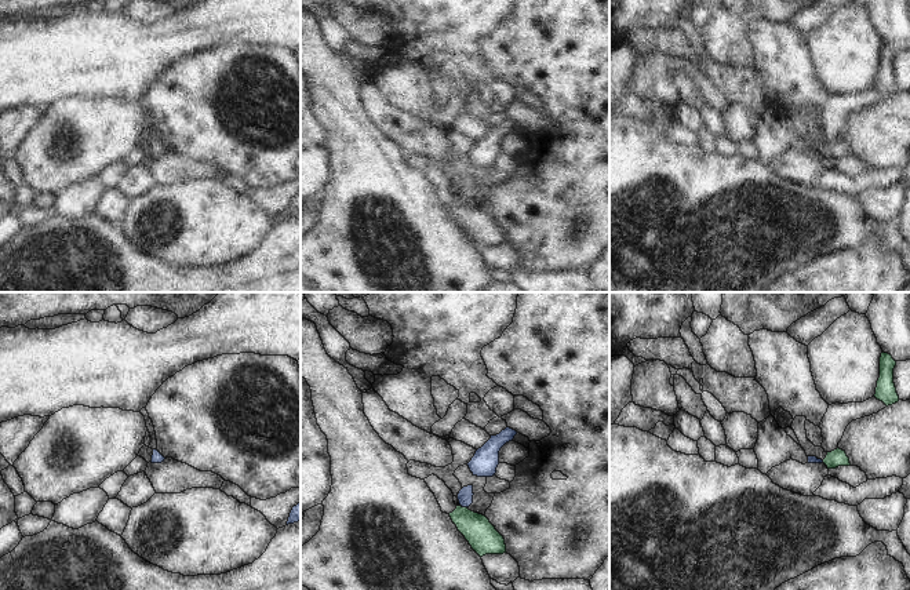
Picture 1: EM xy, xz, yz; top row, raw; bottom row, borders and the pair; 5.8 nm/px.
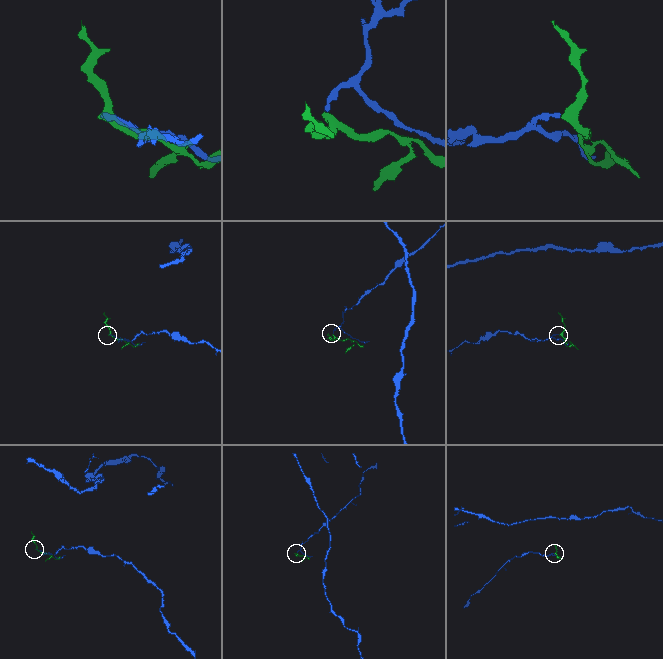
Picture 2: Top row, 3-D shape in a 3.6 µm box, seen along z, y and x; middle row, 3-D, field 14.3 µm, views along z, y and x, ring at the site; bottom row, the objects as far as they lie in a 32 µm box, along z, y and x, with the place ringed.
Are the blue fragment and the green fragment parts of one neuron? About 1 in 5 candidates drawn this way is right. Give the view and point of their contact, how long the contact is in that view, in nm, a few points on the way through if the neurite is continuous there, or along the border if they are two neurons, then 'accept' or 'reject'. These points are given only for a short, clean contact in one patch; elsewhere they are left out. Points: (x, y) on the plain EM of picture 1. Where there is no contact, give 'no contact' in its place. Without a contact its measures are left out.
meets blue in xz at (463, 197); contact 40 nm long; border along xz (461, 196), (466, 199); reject

